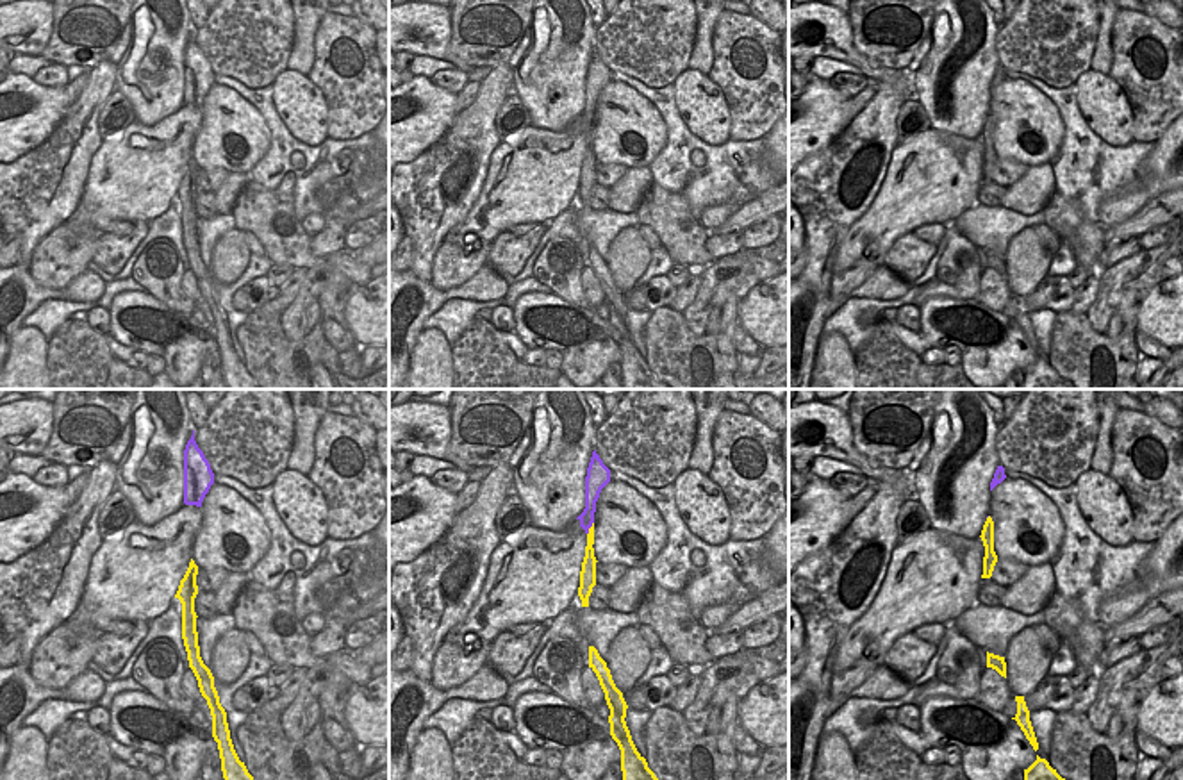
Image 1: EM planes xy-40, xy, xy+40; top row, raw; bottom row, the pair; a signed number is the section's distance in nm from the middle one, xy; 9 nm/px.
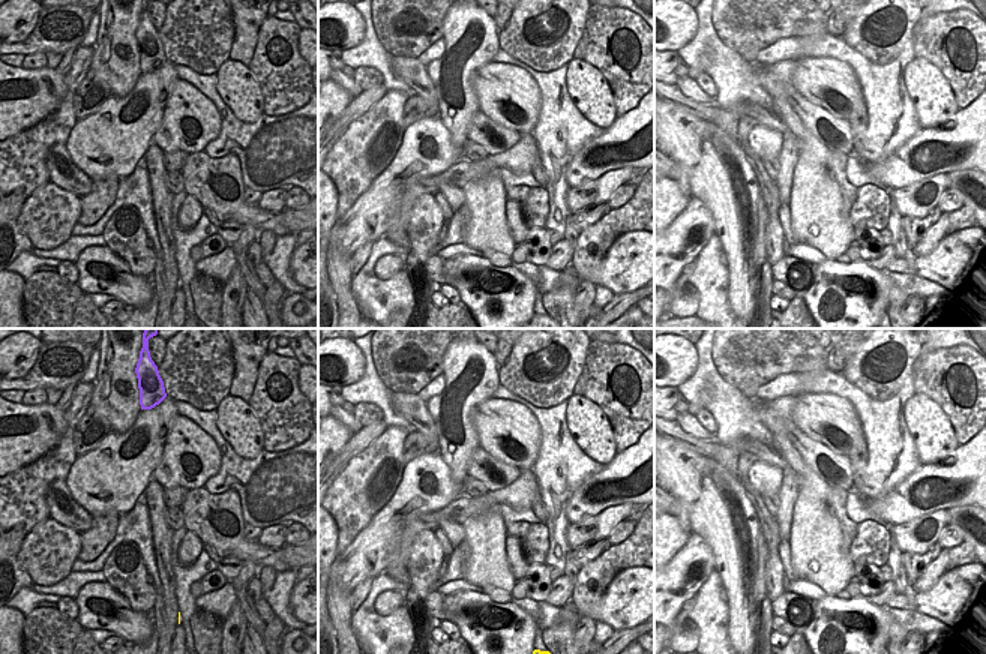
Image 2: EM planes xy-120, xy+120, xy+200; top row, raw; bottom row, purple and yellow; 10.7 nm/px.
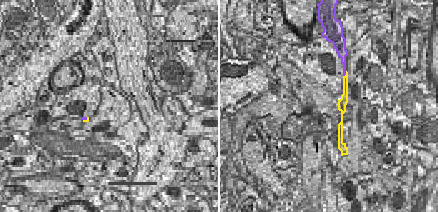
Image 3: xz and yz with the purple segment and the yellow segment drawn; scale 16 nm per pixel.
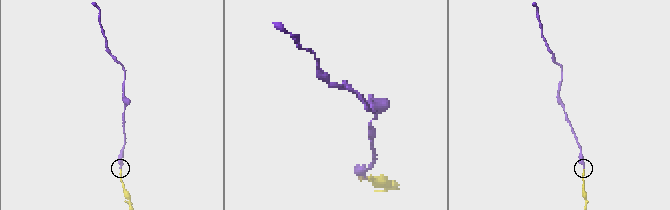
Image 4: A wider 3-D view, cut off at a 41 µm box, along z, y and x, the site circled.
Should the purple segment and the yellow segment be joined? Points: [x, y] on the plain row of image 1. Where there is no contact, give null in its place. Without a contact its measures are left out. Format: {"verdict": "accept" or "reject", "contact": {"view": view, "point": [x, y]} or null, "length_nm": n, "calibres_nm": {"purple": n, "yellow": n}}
{"verdict": "accept", "contact": {"view": "xy", "point": [589, 127]}, "length_nm": 140, "calibres_nm": {"purple": 130, "yellow": 100}}

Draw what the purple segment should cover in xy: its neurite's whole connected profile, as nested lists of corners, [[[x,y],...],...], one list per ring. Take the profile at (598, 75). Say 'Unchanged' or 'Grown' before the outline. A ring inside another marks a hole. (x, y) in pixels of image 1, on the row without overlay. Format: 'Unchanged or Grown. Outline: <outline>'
Grown. Outline: [[[596,50],[592,52],[587,77],[585,77],[585,109],[576,118],[580,127],[587,134],[585,157],[580,171],[580,187],[578,196],[582,200],[582,207],[589,207],[589,196],[592,187],[596,186],[596,157],[594,157],[594,112],[596,102],[600,98],[601,89],[610,82],[610,70],[603,64]]]

